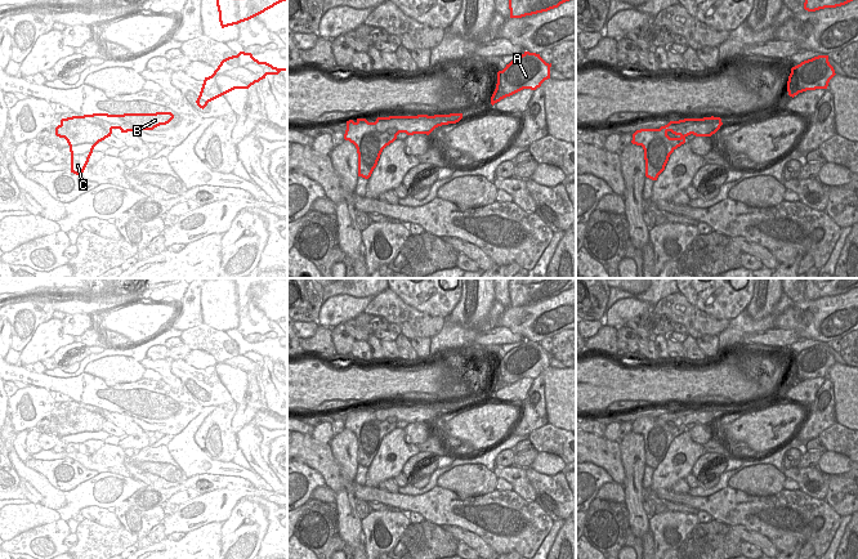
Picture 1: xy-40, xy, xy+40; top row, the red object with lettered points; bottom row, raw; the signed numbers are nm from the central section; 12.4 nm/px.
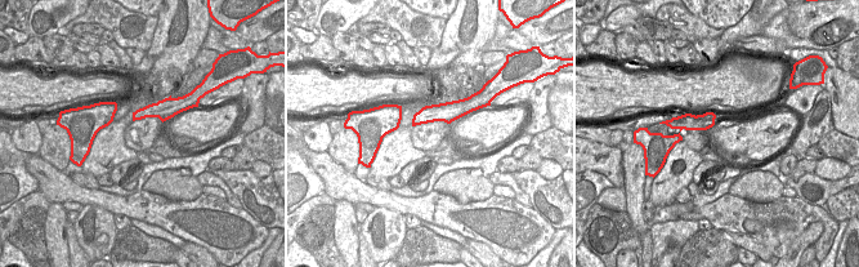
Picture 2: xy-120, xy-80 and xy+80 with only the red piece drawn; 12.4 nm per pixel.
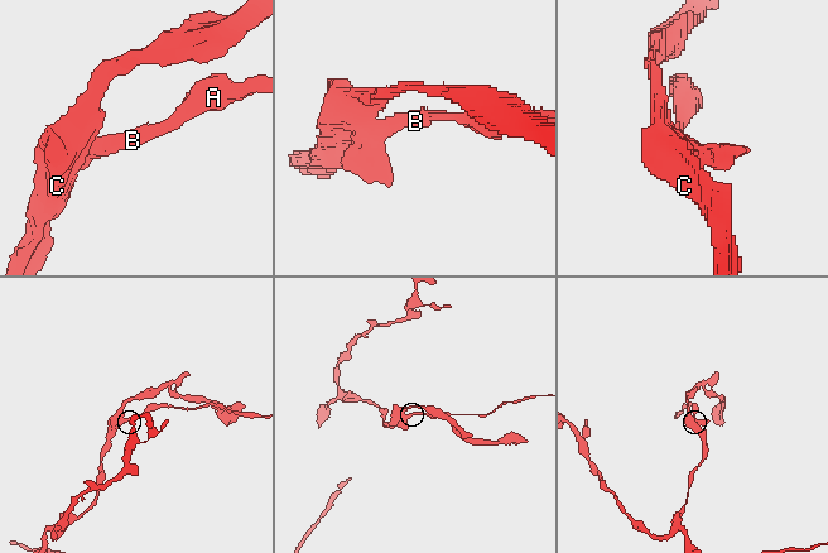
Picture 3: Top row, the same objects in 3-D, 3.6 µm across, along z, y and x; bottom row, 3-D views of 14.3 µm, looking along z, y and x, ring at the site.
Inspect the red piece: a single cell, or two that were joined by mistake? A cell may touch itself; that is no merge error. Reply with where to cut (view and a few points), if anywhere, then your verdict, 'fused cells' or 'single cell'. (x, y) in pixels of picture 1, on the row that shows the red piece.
xy (392, 116), (392, 126), (397, 134) | fused cells

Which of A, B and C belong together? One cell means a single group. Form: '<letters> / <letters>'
A B / C

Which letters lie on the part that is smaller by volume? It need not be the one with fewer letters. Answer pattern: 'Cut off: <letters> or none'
Cut off: A, B

